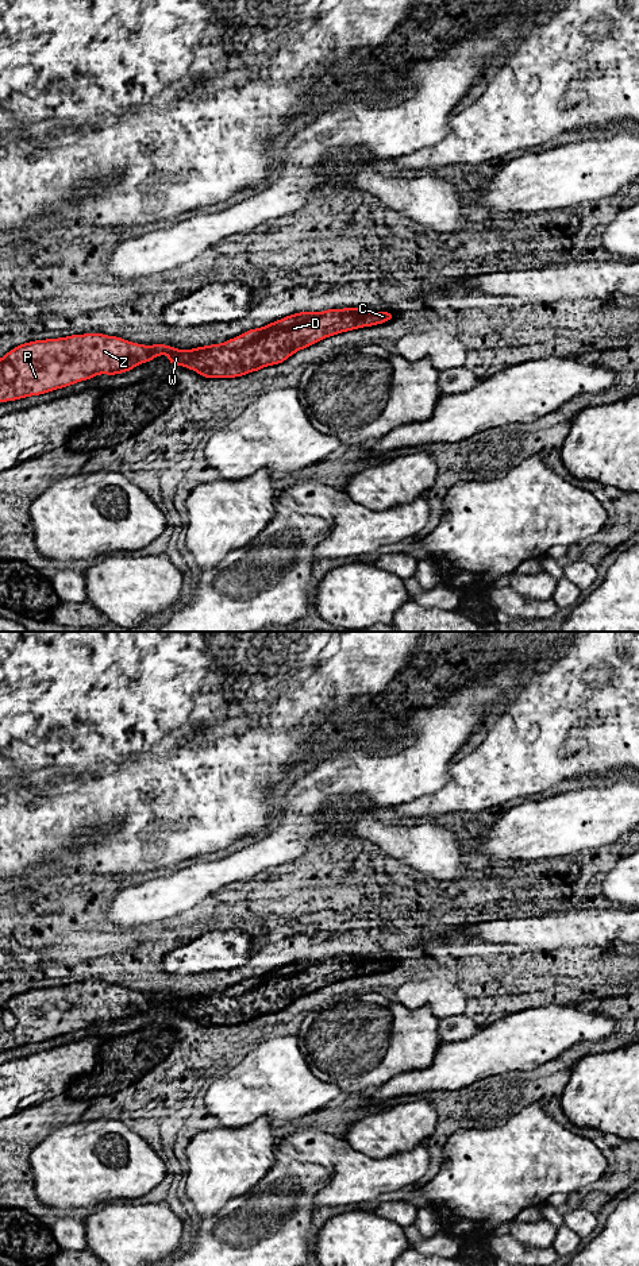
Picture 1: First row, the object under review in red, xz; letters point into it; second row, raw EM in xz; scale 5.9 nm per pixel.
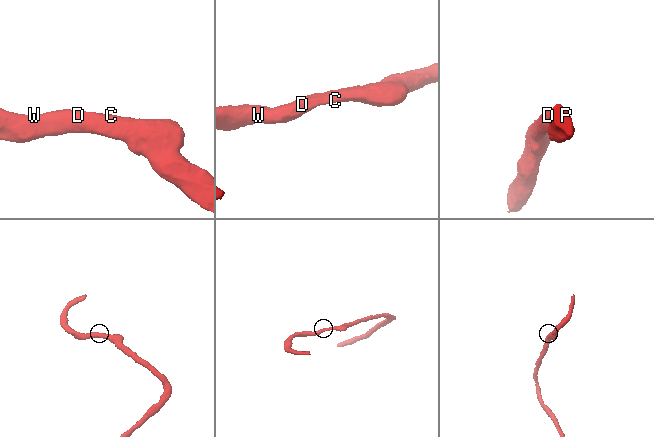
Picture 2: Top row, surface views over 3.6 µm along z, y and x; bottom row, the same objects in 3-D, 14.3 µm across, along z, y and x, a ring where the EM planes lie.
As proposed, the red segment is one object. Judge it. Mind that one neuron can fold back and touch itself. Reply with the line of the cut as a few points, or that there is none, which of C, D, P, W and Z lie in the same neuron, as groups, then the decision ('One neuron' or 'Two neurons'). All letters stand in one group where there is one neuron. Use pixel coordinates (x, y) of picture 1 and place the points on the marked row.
No split. Groups: C D P W Z. One neuron

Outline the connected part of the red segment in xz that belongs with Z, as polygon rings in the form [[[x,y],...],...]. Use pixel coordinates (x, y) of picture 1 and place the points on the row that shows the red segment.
[[[365,308],[328,309],[323,312],[299,312],[273,321],[262,328],[247,332],[220,344],[177,350],[166,344],[136,344],[119,336],[103,333],[72,335],[58,339],[35,340],[19,344],[0,359],[0,402],[16,401],[30,395],[41,395],[99,374],[115,375],[151,362],[166,354],[169,364],[184,366],[204,378],[238,378],[266,366],[274,366],[322,339],[386,323],[396,316],[392,312],[367,312]]]

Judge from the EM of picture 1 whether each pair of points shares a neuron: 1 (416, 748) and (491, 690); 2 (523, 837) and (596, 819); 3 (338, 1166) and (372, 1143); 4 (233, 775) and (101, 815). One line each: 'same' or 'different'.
1: same
2: same
3: different
4: same

